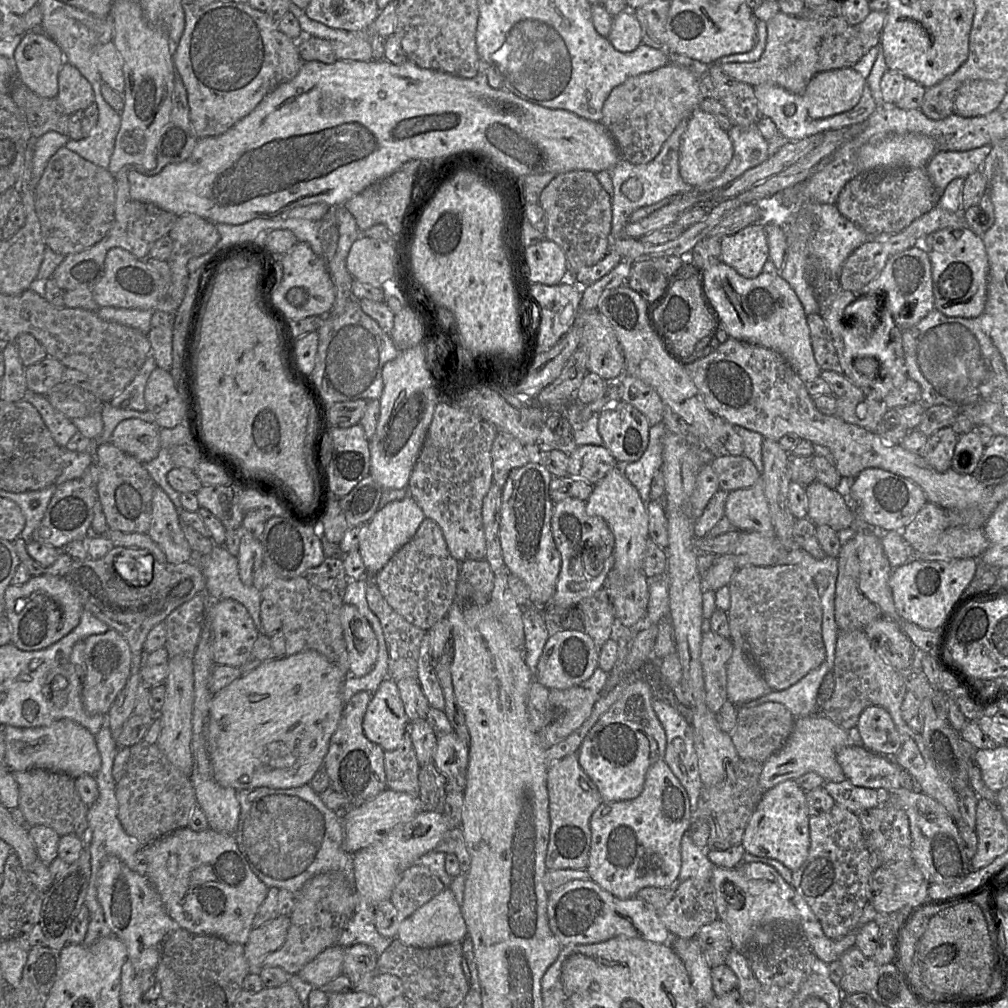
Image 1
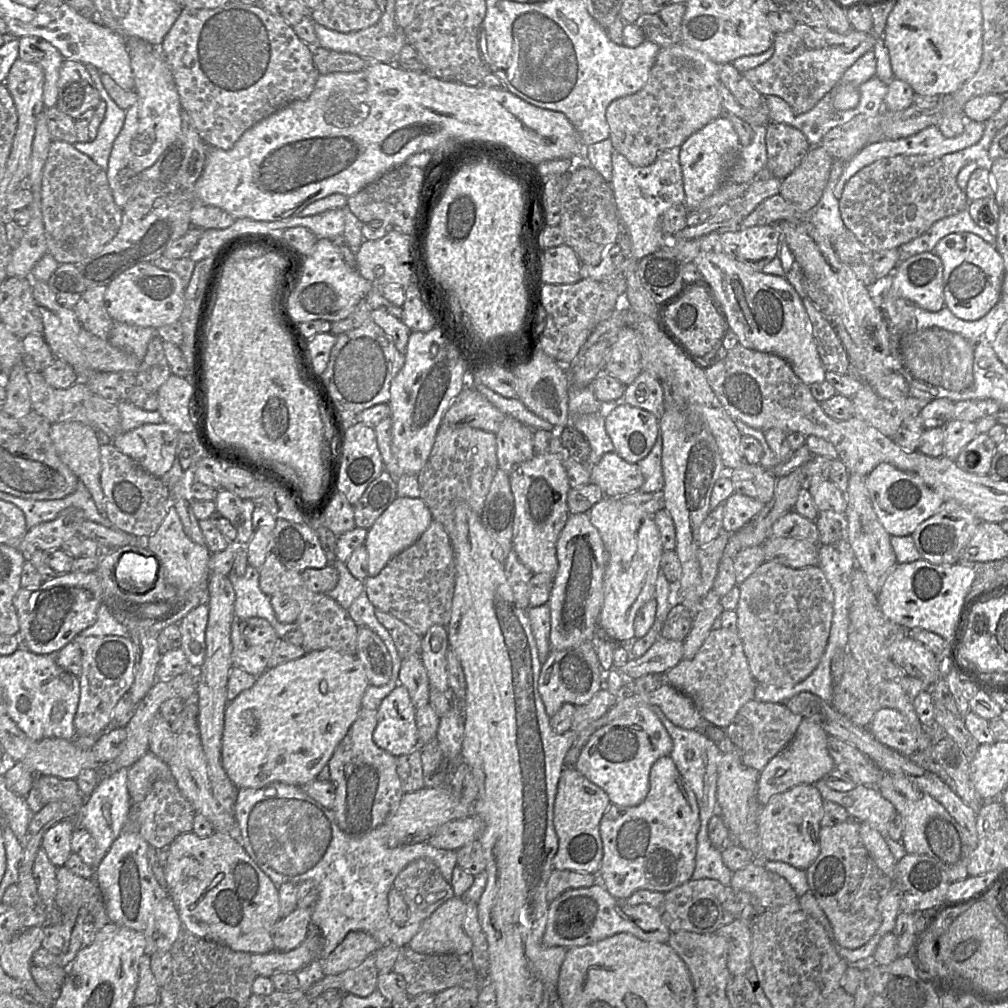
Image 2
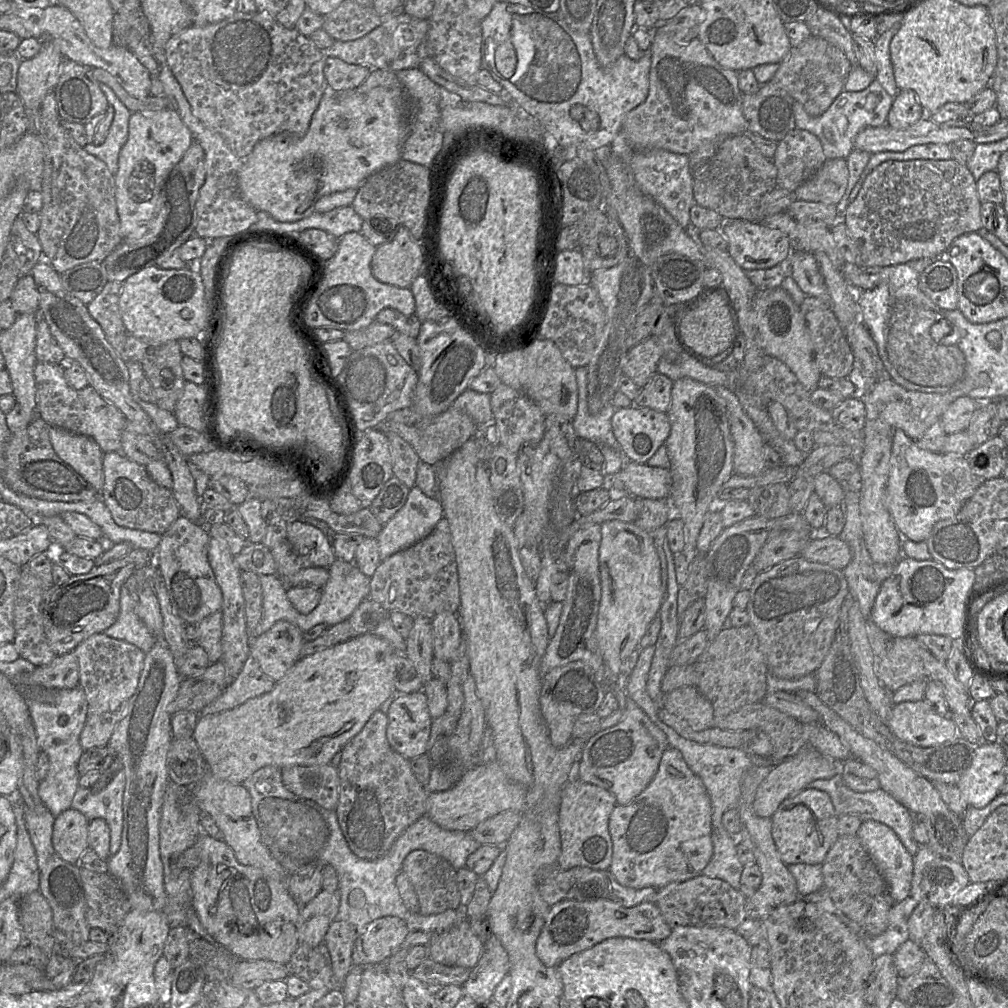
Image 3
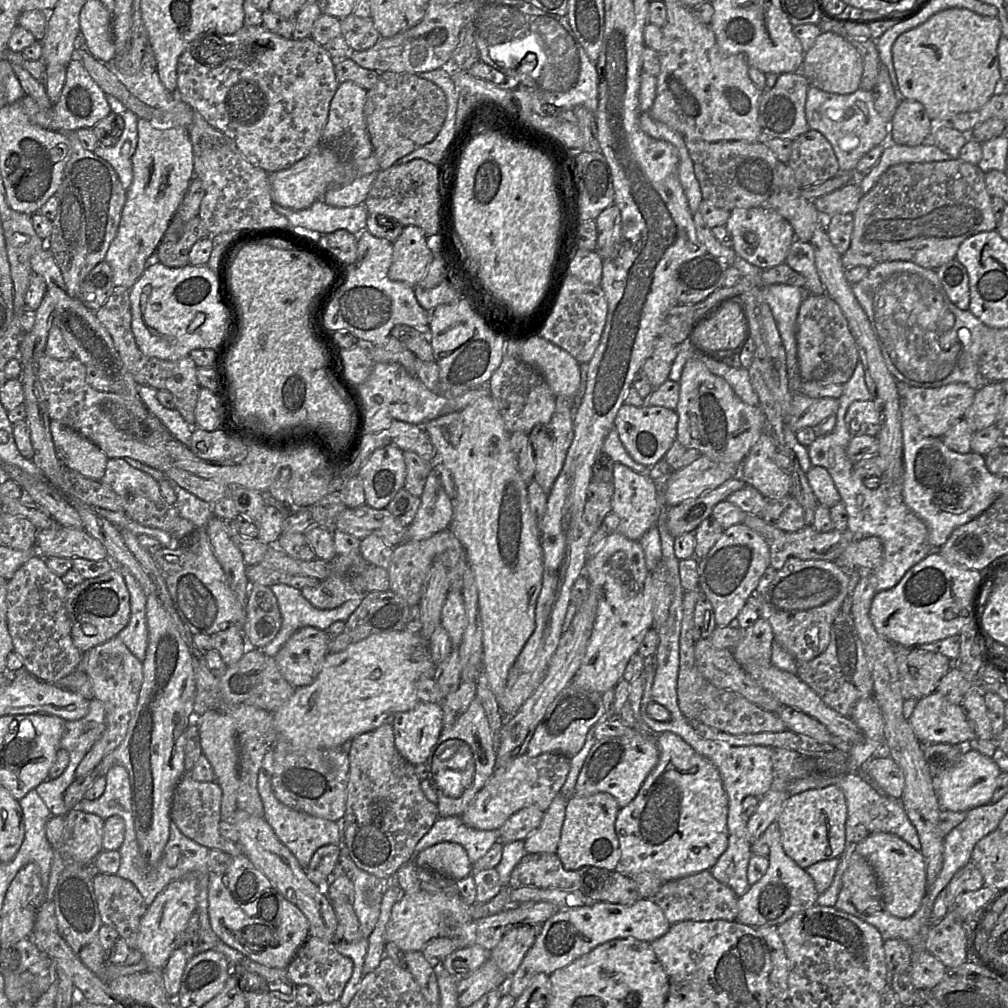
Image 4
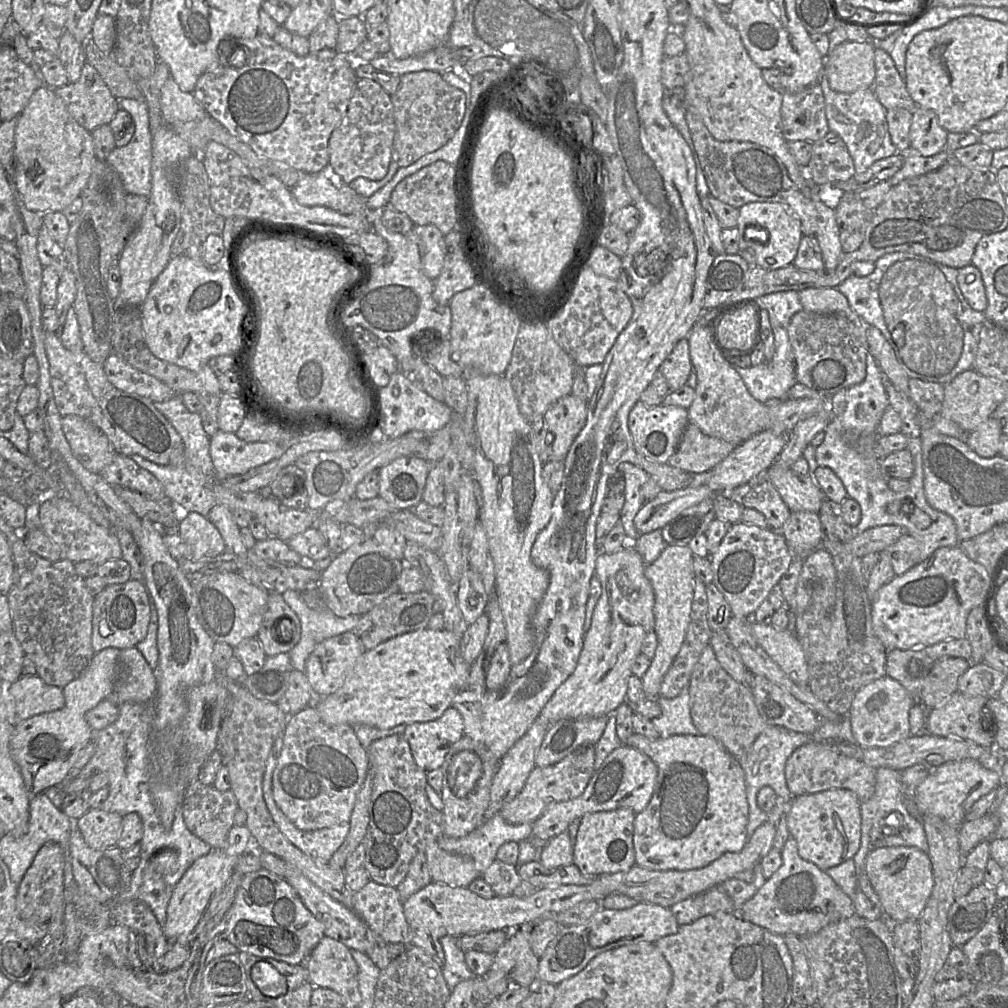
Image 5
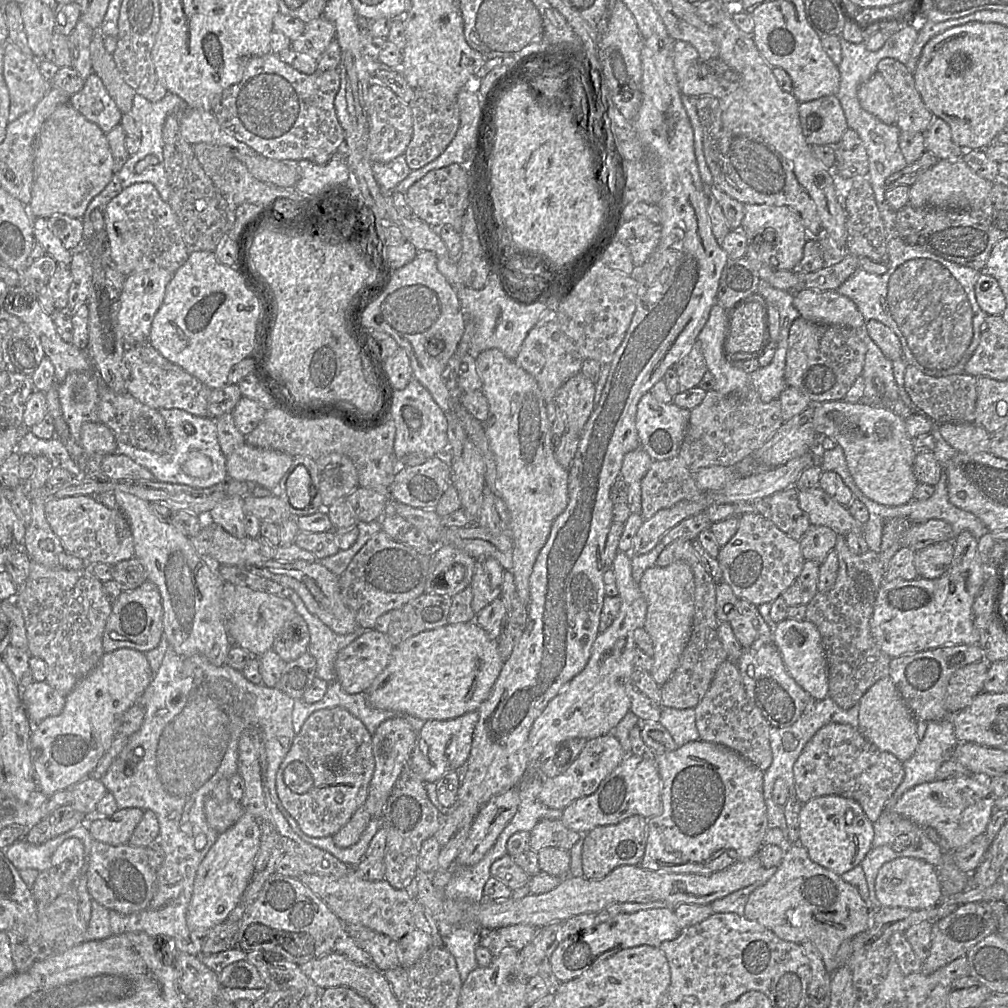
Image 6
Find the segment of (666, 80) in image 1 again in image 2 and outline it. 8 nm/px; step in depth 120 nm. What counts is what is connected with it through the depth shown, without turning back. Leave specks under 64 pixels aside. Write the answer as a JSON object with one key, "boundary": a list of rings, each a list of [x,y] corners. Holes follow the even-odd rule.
{"boundary":[[[683,43],[662,47],[649,78],[638,92],[612,101],[606,109],[614,149],[635,166],[647,166],[663,151],[681,146],[693,133],[723,115],[719,64]]]}

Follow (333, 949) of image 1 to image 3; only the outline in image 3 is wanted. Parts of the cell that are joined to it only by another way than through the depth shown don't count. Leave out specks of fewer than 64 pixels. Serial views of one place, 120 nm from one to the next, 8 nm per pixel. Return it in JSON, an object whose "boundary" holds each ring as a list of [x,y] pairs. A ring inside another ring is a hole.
{"boundary":[[[395,916],[372,921],[354,943],[353,964],[367,966],[385,962],[402,946],[410,931],[406,923]]]}

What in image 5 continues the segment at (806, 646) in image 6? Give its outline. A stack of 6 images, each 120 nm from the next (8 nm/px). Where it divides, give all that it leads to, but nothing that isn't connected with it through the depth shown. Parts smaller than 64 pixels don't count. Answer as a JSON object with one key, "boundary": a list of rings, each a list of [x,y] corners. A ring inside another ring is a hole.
{"boundary":[[[753,623],[757,643],[796,684],[808,686],[809,670],[803,647],[788,629],[779,630],[771,624]]]}

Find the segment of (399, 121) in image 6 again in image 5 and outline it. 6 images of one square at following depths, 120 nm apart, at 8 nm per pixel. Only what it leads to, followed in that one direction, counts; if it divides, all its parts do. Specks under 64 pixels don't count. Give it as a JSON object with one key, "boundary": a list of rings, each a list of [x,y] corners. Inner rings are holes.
{"boundary":[[[358,79],[341,124],[328,142],[329,165],[346,184],[357,178],[382,180],[392,161],[392,146],[396,133],[394,107],[383,87],[370,79]]]}

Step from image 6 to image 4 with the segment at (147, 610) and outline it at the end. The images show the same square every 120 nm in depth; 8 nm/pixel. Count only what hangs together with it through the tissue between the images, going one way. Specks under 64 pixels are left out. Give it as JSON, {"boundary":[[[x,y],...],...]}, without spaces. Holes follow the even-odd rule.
{"boundary":[[[115,568],[101,576],[84,579],[82,583],[69,588],[66,608],[71,621],[71,637],[73,644],[82,653],[116,637],[118,633],[127,626],[131,614],[130,595],[119,569]]]}

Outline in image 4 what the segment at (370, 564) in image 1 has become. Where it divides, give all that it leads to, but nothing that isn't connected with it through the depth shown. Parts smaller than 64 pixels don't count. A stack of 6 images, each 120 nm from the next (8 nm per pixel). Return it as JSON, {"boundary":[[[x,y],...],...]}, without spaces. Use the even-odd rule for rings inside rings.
{"boundary":[[[436,473],[428,475],[420,501],[415,518],[407,527],[407,541],[427,539],[450,526],[452,499]]]}

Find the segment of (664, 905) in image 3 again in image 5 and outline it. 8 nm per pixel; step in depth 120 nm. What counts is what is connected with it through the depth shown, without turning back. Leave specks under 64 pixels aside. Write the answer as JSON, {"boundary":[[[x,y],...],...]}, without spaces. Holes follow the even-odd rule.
{"boundary":[[[715,886],[674,904],[670,910],[679,925],[686,925],[718,911],[733,913],[734,906],[727,894],[719,886]]]}

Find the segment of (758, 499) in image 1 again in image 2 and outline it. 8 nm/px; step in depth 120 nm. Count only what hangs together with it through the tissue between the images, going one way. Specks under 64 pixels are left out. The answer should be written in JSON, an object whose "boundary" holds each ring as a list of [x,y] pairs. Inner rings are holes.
{"boundary":[[[733,493],[725,501],[723,530],[734,533],[756,517],[766,504],[743,494]]]}

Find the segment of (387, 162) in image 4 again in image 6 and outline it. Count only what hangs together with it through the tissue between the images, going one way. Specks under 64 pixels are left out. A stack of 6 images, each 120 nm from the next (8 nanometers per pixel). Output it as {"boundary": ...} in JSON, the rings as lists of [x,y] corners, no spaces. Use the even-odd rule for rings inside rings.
{"boundary":[[[414,90],[414,98],[408,104],[413,117],[413,135],[404,156],[411,171],[418,170],[437,159],[454,139],[460,114],[457,102],[450,102],[436,93]]]}

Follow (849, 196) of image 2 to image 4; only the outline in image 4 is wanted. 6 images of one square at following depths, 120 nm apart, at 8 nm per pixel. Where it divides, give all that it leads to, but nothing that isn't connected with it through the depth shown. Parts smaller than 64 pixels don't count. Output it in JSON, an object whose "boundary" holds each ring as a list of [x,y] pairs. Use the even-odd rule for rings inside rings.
{"boundary":[[[951,158],[926,163],[900,163],[889,167],[876,184],[860,199],[852,213],[854,227],[851,244],[841,260],[845,268],[875,265],[895,260],[911,261],[924,268],[937,269],[956,259],[960,244],[985,231],[996,230],[998,221],[992,209],[992,196],[985,185],[985,175],[979,166]]]}

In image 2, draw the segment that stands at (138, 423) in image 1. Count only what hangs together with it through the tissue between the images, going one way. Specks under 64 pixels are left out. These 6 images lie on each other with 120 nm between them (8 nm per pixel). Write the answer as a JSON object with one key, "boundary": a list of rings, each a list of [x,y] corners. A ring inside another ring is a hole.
{"boundary":[[[144,424],[121,433],[112,444],[145,470],[161,478],[173,466],[178,435],[178,428],[171,424]]]}

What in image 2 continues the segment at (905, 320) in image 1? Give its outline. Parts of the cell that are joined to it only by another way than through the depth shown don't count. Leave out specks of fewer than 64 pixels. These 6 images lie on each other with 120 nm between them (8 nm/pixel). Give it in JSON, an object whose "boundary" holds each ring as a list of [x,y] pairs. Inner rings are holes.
{"boundary":[[[923,252],[900,262],[886,279],[887,288],[884,295],[877,298],[878,300],[881,300],[883,297],[903,298],[930,312],[940,311],[945,306],[943,296],[943,265],[940,258],[932,252]]]}

